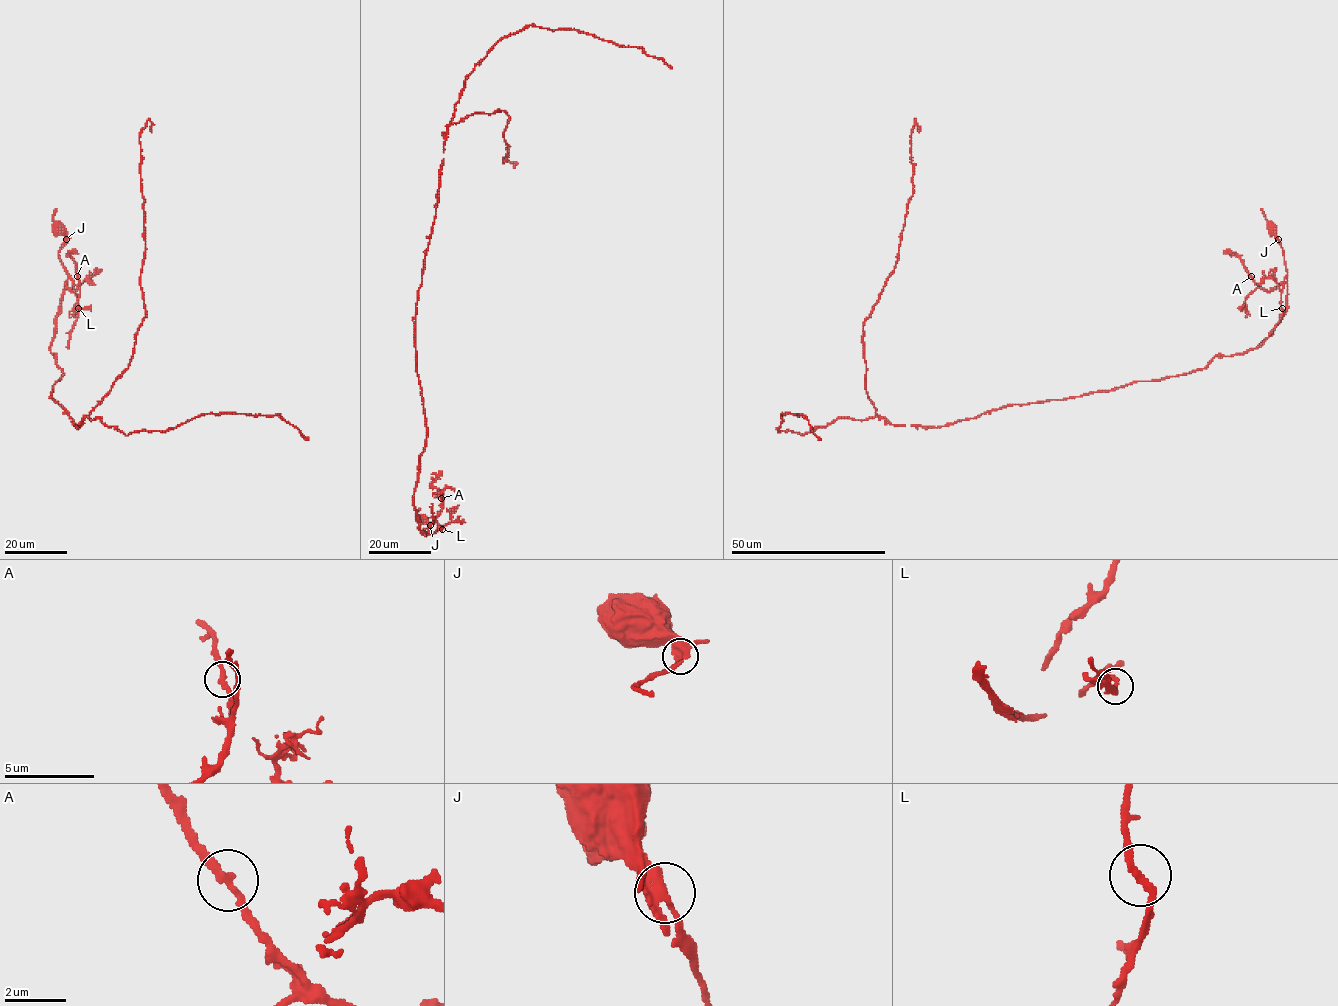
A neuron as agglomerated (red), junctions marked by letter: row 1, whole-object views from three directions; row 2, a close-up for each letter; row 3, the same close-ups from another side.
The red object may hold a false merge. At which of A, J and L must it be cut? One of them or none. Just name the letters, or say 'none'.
none

